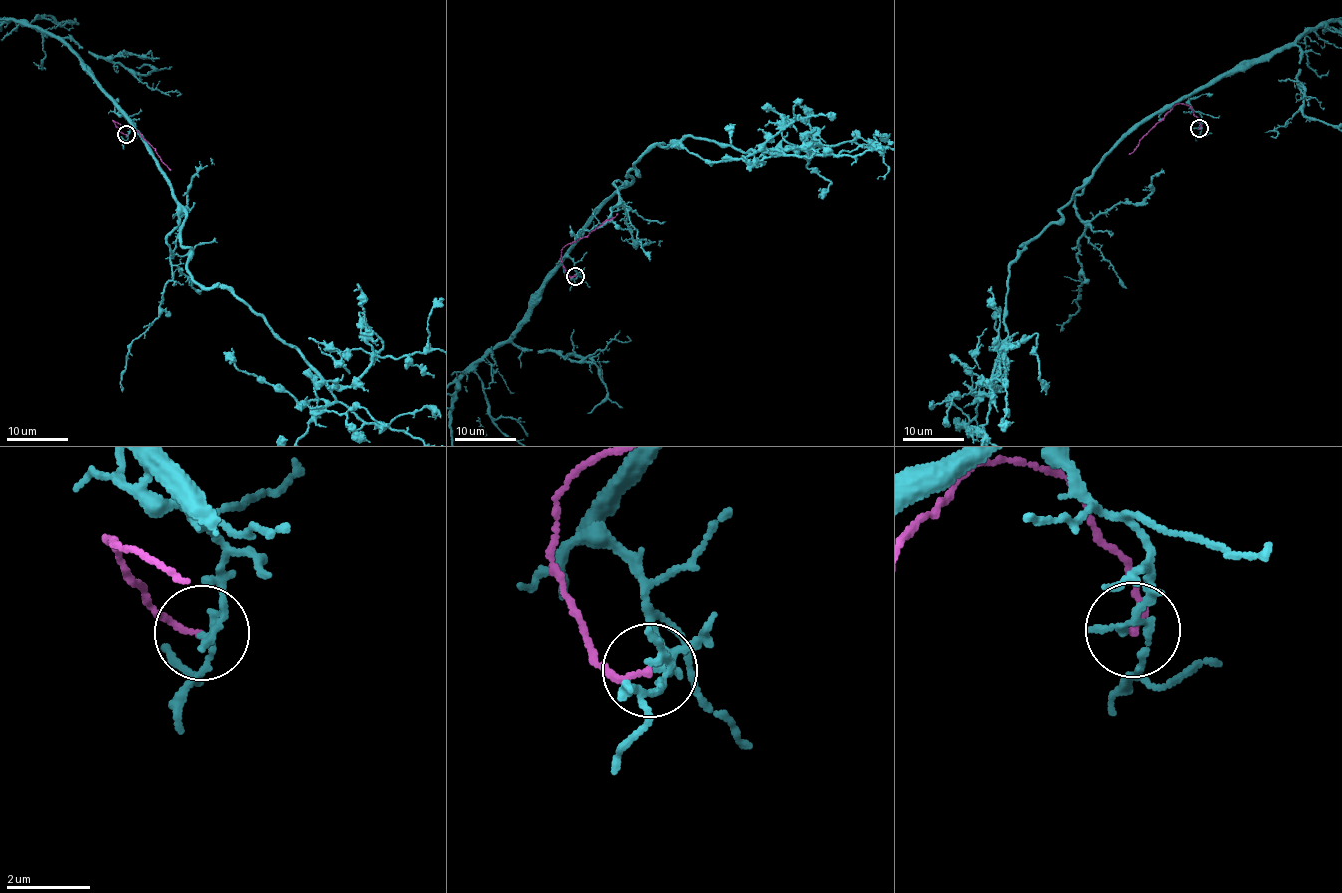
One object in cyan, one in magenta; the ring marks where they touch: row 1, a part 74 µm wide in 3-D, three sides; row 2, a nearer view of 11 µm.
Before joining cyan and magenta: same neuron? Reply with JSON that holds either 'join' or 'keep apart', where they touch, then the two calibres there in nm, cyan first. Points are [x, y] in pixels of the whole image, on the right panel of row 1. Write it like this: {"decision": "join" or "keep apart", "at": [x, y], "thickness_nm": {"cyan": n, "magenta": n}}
{"decision": "join", "at": [1199, 128], "thickness_nm": {"cyan": 130, "magenta": 140}}

